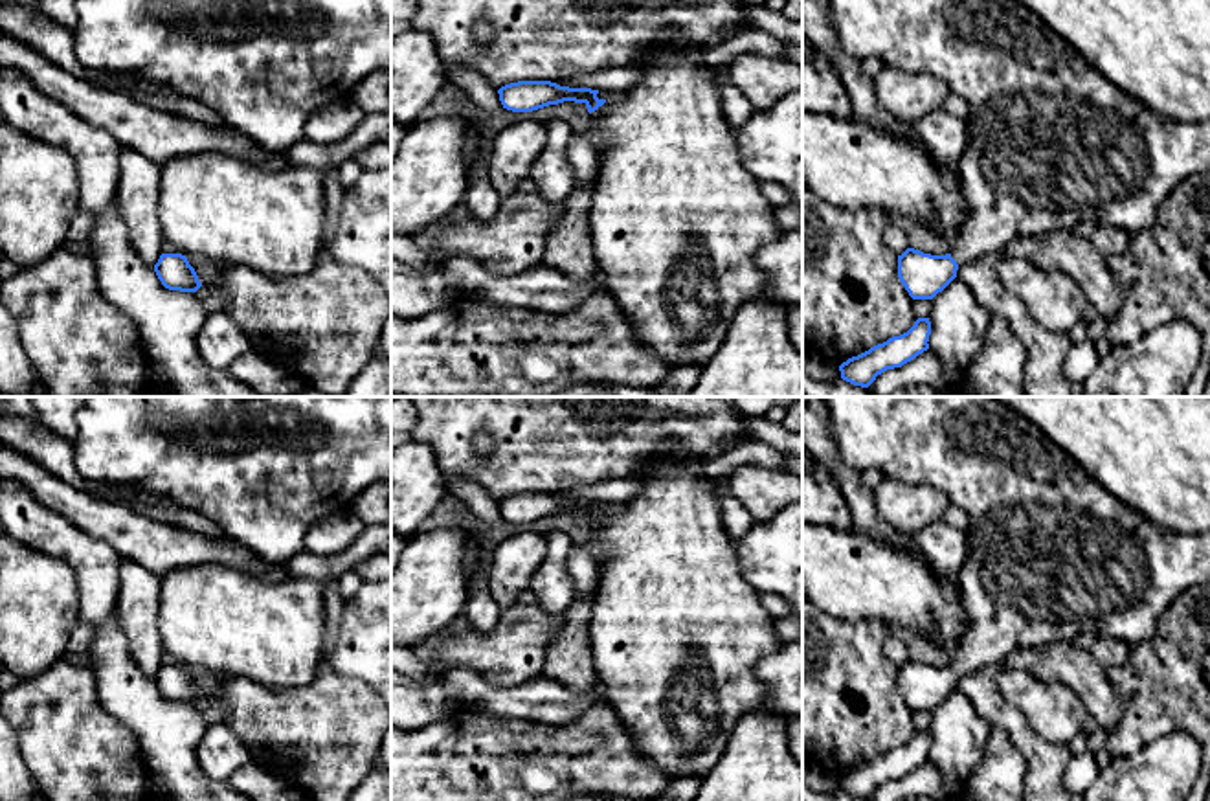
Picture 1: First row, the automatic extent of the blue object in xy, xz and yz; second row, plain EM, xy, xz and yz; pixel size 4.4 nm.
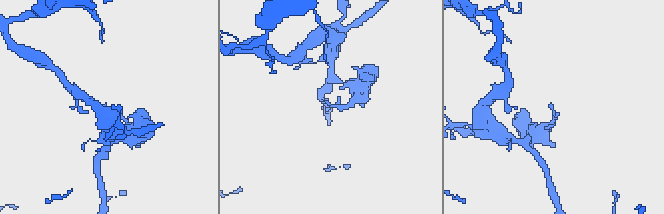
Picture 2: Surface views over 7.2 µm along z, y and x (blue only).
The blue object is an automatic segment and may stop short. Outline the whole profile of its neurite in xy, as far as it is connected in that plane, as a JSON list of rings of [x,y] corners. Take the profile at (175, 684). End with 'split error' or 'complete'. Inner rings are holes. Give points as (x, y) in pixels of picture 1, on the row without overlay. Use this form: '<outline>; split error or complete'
[[[162,665],[154,676],[154,683],[169,702],[196,704],[202,698],[195,680],[182,665]]]; complete

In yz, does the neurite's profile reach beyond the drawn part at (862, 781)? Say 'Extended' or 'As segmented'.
As segmented

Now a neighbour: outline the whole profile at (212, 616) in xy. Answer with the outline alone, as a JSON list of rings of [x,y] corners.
[[[222,564],[176,568],[160,586],[162,649],[176,665],[248,678],[285,691],[310,683],[323,669],[325,601],[316,579],[261,582]]]

